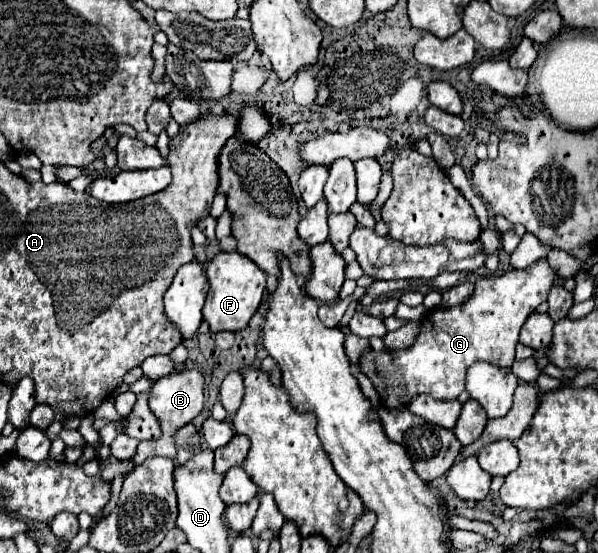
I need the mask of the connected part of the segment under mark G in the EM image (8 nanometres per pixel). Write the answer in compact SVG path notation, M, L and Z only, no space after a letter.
M547 258L523 270L509 270L499 278L479 278L467 302L449 310L431 310L423 316L421 332L411 348L399 352L367 350L361 358L361 370L373 382L383 406L391 410L405 408L415 394L423 392L441 400L453 400L465 390L465 374L471 364L483 360L501 368L511 368L519 330L529 314L547 300L555 280L557 272L549 266Z

